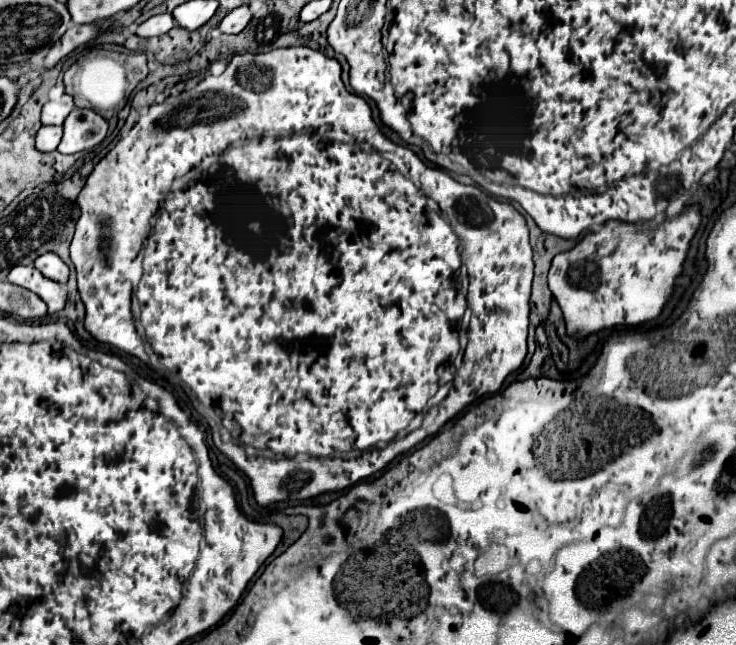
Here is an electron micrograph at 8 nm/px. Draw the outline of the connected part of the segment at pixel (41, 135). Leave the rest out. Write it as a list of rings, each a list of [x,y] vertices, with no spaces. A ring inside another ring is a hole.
[[[41,126],[37,130],[37,150],[39,152],[53,152],[57,150],[63,136],[63,126]]]

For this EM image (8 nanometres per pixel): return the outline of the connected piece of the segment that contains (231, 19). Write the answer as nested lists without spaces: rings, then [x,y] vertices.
[[[239,6],[239,8],[235,8],[233,12],[229,12],[229,14],[221,20],[219,28],[221,28],[221,32],[225,32],[225,34],[239,34],[239,32],[251,22],[251,18],[253,18],[251,8],[249,8],[249,6]]]

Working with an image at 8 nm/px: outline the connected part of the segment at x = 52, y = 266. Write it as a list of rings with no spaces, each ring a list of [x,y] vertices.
[[[47,252],[47,254],[41,254],[35,258],[33,266],[47,278],[59,282],[59,284],[65,284],[67,278],[69,278],[69,266],[53,252]]]

